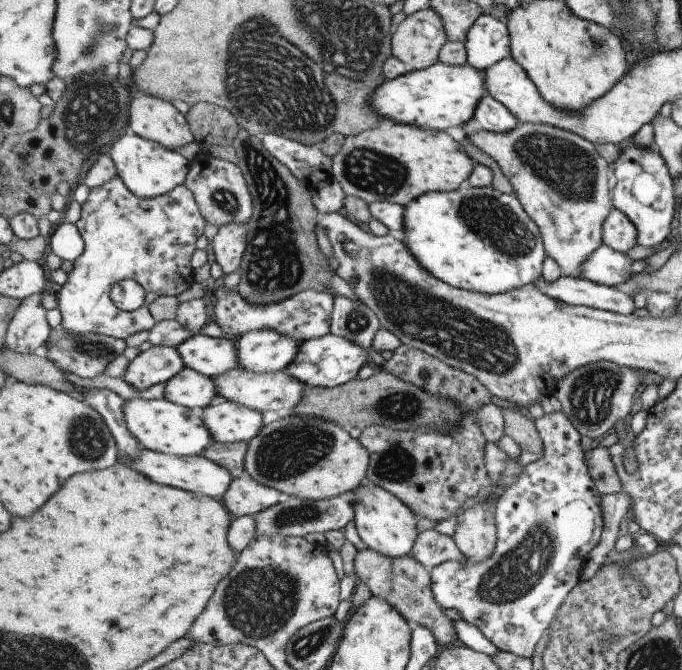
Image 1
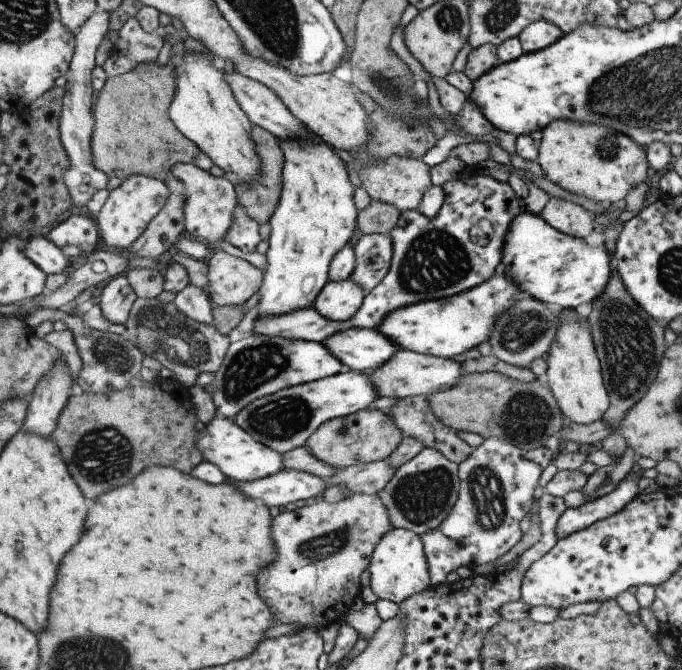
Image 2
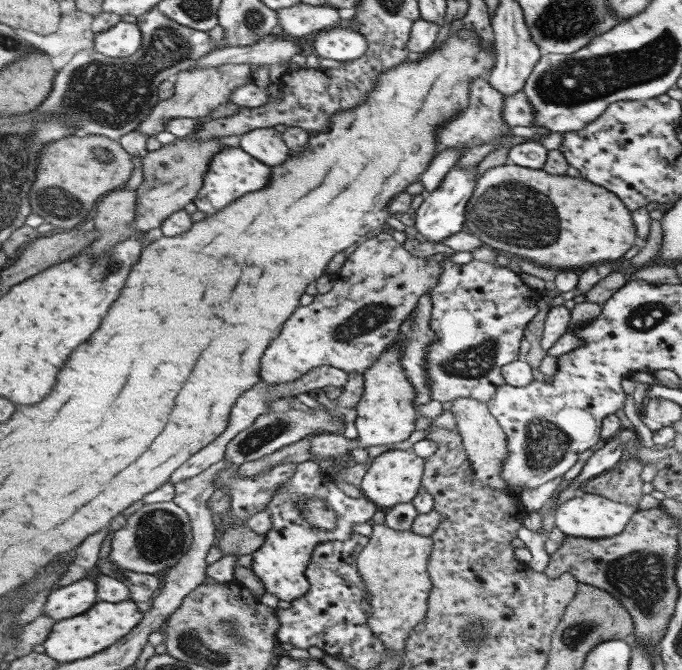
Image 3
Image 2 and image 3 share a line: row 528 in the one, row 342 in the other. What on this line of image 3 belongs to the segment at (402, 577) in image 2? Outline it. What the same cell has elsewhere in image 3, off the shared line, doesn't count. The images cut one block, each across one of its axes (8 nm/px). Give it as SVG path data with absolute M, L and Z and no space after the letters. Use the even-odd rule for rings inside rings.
M391 343L374 362L370 369L364 373L366 377L365 394L358 403L358 439L361 446L368 451L377 453L379 450L388 449L393 444L405 442L417 430L418 411L415 408L417 390L412 380L406 373L403 364L403 343Z

